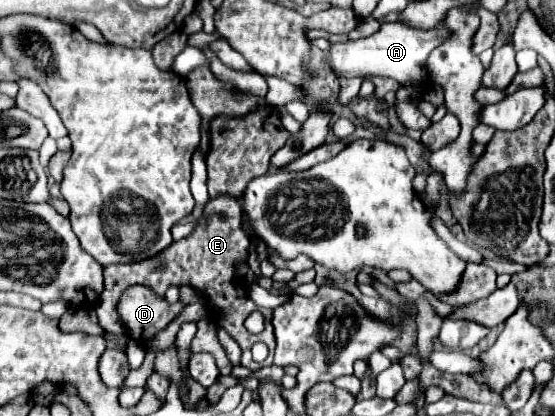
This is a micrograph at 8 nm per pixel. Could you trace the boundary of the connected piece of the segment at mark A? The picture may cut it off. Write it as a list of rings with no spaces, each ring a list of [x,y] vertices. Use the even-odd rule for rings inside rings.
[[[384,22],[382,28],[362,40],[348,40],[344,44],[334,44],[332,46],[332,62],[330,68],[342,76],[342,78],[354,78],[354,76],[380,76],[380,78],[392,78],[396,82],[400,82],[400,88],[396,92],[396,100],[394,100],[394,110],[398,120],[412,130],[420,130],[424,132],[426,128],[430,128],[430,118],[426,118],[420,110],[420,104],[424,102],[426,90],[430,86],[430,78],[426,72],[426,60],[430,56],[430,52],[442,44],[446,38],[450,38],[450,30],[448,28],[430,28],[430,30],[422,30],[422,28],[414,28],[408,26],[404,22]]]

